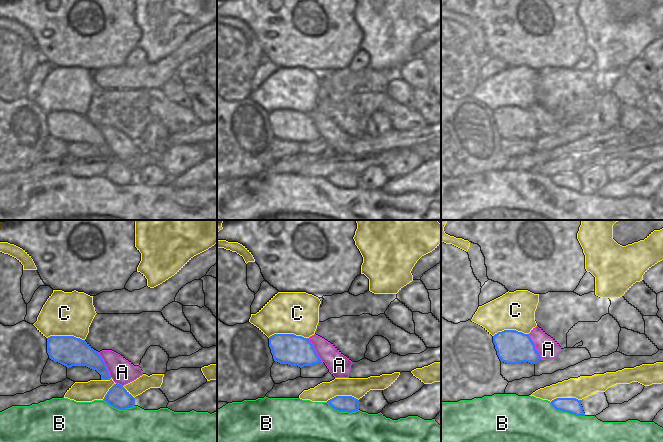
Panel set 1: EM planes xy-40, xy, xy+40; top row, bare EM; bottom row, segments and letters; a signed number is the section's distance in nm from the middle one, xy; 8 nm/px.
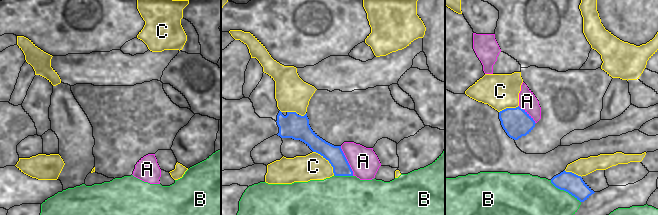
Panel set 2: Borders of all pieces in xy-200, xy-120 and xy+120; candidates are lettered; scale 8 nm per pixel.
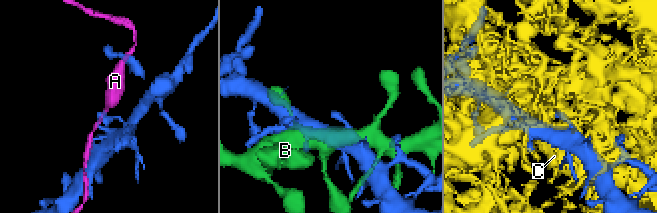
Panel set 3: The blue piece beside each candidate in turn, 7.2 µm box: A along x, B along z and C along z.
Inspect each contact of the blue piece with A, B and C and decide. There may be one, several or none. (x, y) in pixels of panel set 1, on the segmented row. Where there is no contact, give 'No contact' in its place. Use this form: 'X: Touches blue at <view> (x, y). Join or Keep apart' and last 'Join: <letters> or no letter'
A: Touches blue at xy-40 (105, 365). Keep apart
B: Touches blue at xy+40 (567, 411). Keep apart
C: Touches blue at xy (288, 334). Keep apart
Join: no letter.

